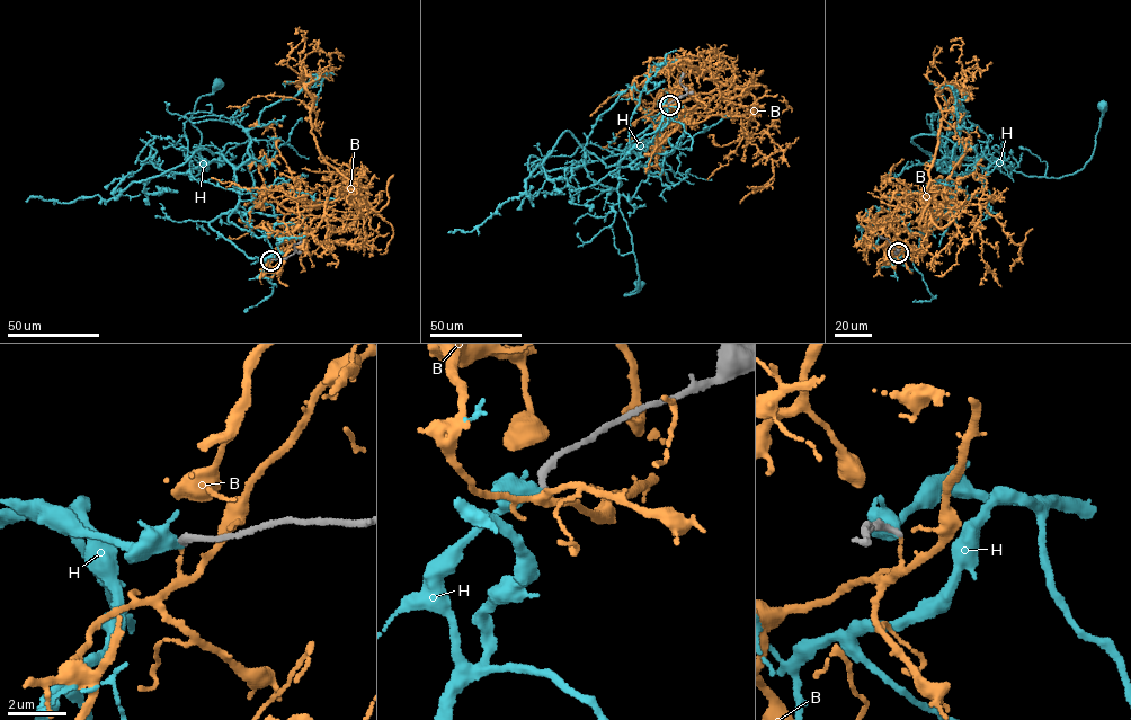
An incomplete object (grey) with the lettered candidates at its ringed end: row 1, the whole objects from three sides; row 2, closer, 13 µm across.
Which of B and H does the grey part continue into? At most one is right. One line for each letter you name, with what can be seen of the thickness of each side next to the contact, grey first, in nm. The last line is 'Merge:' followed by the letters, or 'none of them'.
Merge: none of them

